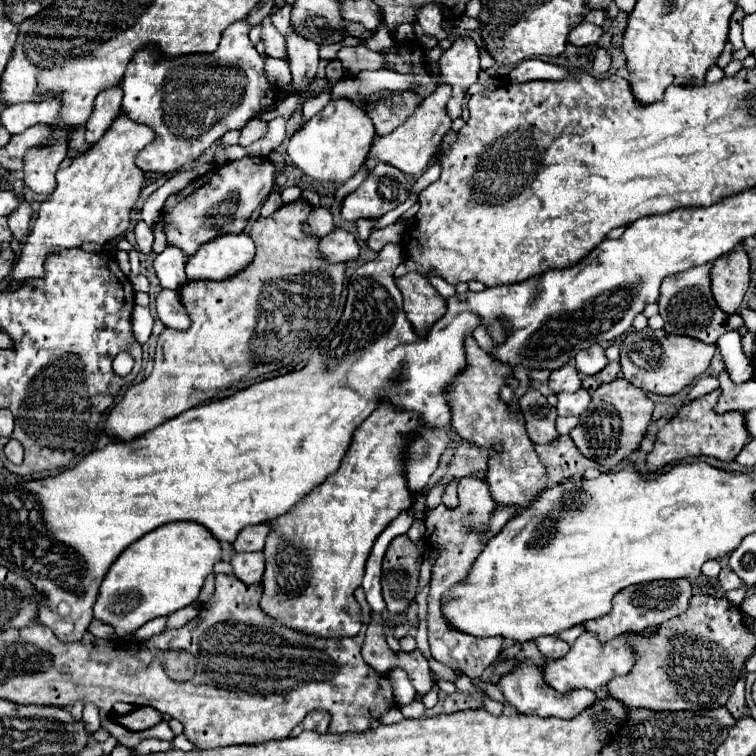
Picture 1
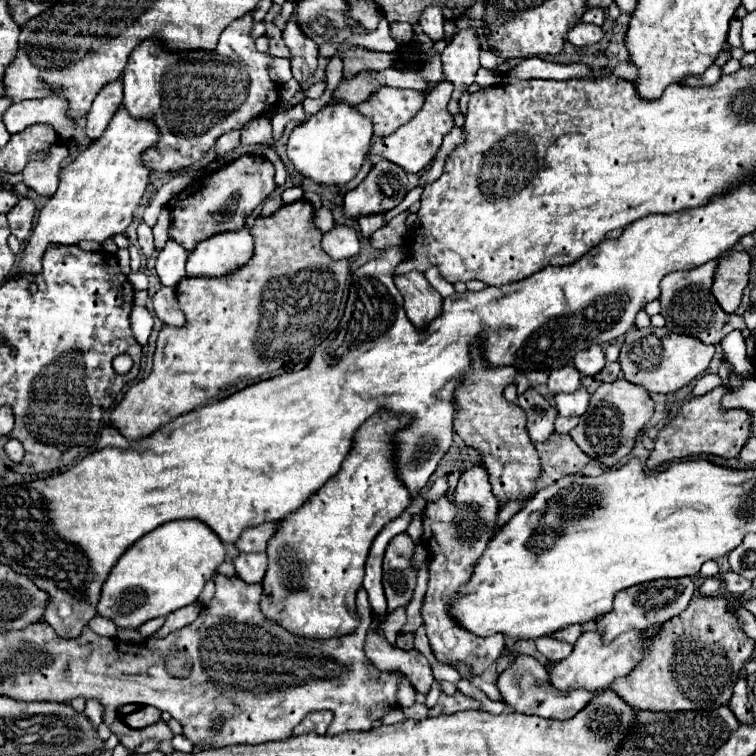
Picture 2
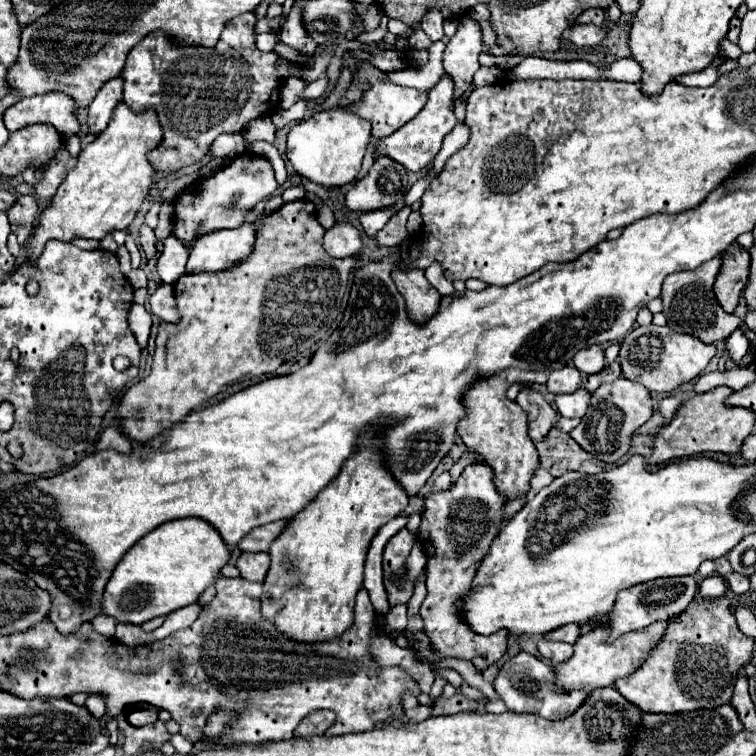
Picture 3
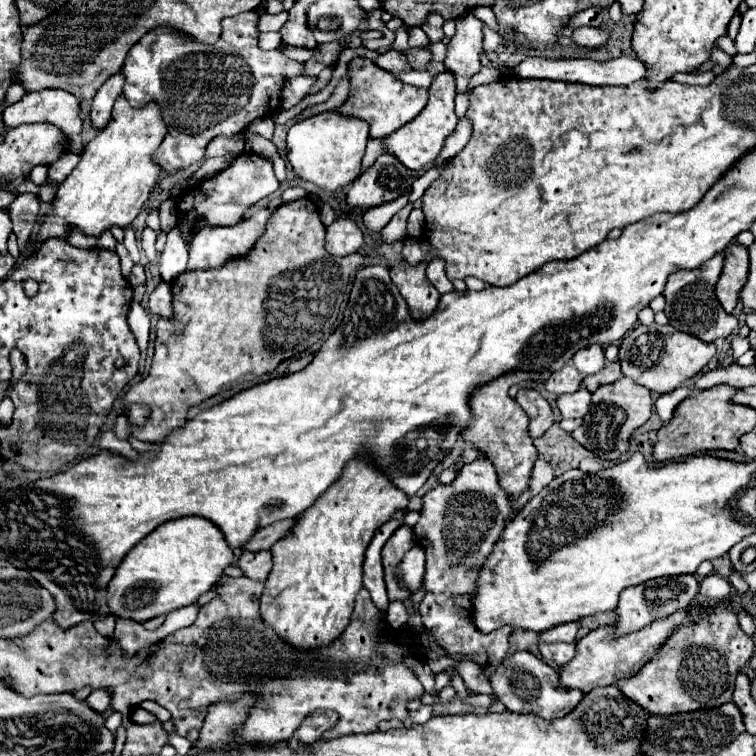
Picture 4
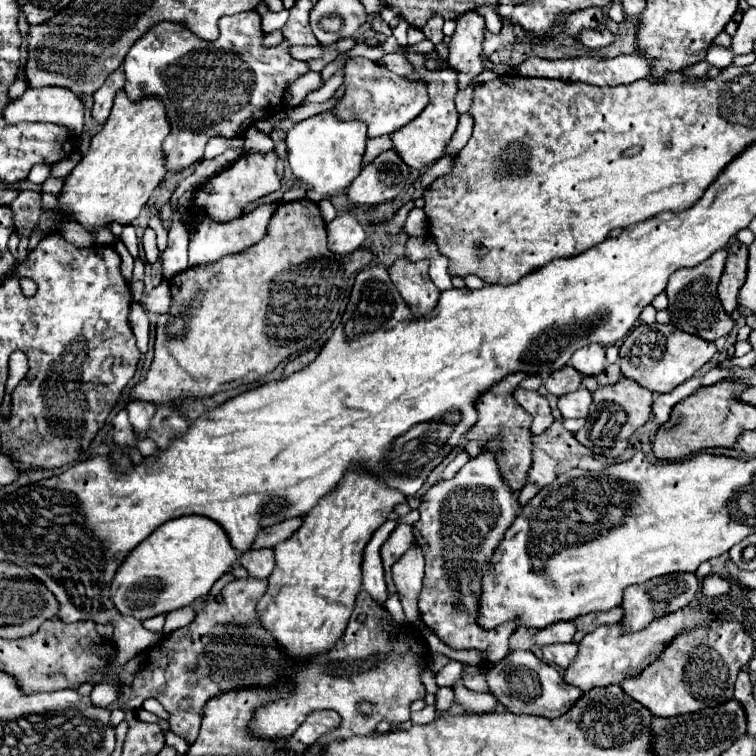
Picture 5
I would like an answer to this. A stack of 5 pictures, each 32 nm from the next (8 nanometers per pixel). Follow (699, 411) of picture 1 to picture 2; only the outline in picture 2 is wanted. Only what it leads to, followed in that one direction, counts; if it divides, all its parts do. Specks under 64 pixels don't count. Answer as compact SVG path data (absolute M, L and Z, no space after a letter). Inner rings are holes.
M724 386L714 388L712 392L704 394L704 396L694 396L690 400L686 400L676 418L670 420L668 426L664 426L658 432L658 438L654 442L654 450L648 458L648 468L656 468L664 462L672 462L676 458L688 458L688 456L700 456L700 454L716 454L716 456L724 456L724 458L732 458L738 456L744 442L748 440L748 436L752 434L752 416L746 410L724 410L720 406L724 392Z

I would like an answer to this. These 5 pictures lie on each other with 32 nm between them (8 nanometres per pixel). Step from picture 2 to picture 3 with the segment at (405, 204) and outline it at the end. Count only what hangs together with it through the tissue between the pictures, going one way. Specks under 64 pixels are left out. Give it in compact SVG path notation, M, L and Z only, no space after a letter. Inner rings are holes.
M426 174L426 176L422 176L418 182L414 182L414 186L408 190L408 194L406 194L406 204L410 206L410 204L414 204L416 200L420 200L420 196L424 194L424 190L430 186L430 182L436 178L436 174Z

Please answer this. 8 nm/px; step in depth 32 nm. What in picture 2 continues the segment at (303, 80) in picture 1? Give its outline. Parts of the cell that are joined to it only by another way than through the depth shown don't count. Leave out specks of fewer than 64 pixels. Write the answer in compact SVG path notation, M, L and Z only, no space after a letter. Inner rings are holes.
M292 12L284 32L282 32L284 44L292 52L292 76L304 86L310 74L316 70L316 58L318 58L318 46L314 40L310 40L298 26L296 14Z

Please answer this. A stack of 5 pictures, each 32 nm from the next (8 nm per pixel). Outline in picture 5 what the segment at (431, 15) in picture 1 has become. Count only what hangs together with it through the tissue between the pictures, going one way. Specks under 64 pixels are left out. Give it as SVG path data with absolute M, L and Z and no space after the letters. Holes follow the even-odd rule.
M432 16L432 18L426 22L426 26L422 28L424 36L426 36L428 40L432 40L434 44L440 44L440 42L444 40L442 24L444 24L444 18L442 18L442 16Z

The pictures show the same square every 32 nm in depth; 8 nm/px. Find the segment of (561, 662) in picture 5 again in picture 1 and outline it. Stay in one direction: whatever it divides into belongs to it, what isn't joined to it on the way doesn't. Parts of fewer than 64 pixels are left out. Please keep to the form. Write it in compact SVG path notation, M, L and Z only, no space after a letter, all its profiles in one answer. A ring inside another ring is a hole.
M540 636L540 640L536 640L536 646L550 660L558 660L558 658L566 656L570 650L570 644L566 644L564 640L560 640L556 636Z

